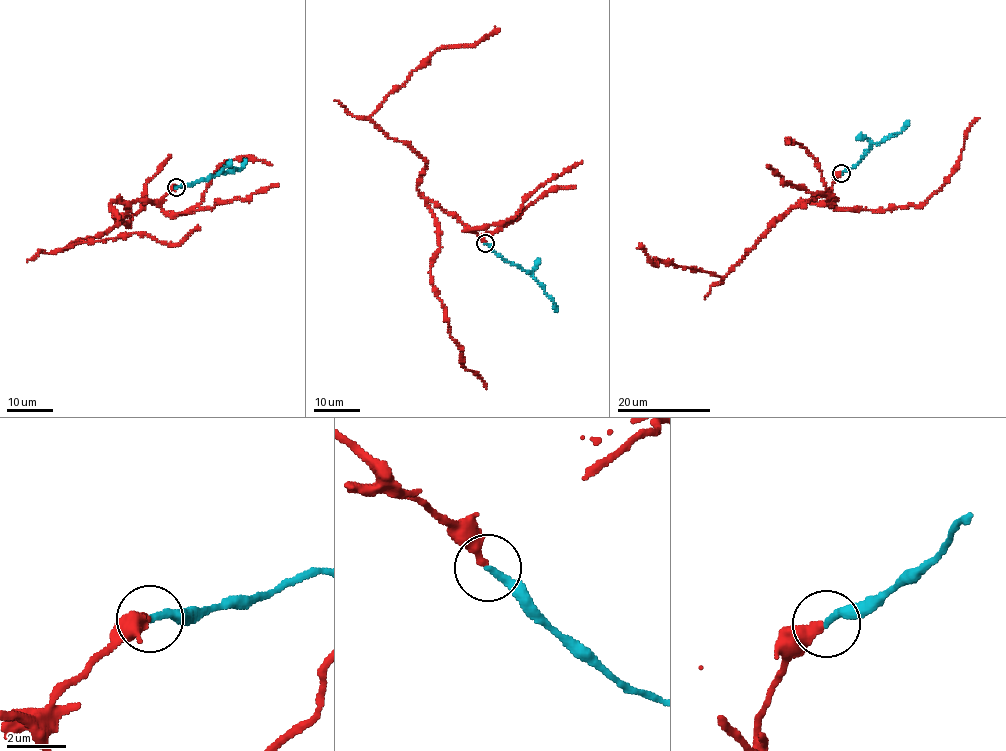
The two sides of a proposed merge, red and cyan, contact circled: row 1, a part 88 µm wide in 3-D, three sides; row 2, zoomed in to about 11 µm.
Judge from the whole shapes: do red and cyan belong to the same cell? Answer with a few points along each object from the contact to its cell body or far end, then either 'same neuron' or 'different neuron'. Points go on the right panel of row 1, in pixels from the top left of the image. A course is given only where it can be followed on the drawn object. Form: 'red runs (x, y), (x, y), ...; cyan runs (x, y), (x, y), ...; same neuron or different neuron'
red runs (841, 172), (827, 194), (791, 207), (723, 277), (656, 258), (655, 264), (641, 244); cyan runs (842, 172), (858, 162), (873, 144), (898, 133), (908, 120); same neuron

